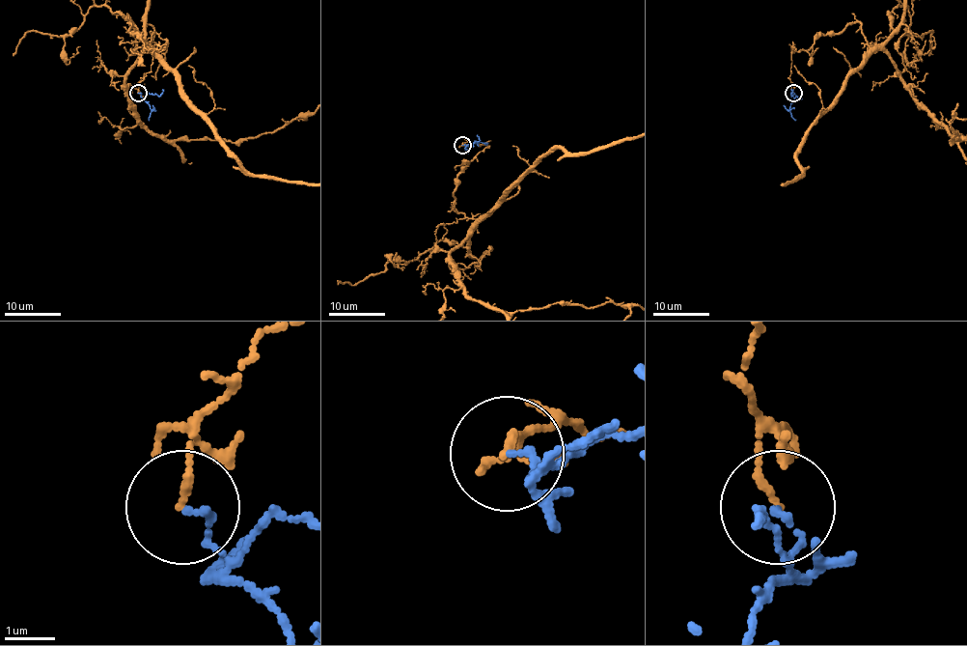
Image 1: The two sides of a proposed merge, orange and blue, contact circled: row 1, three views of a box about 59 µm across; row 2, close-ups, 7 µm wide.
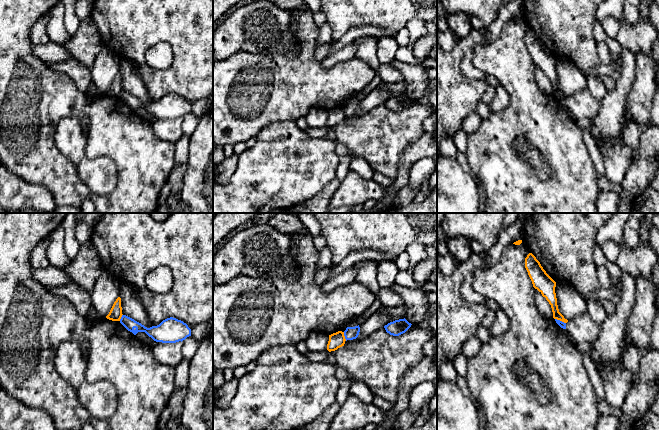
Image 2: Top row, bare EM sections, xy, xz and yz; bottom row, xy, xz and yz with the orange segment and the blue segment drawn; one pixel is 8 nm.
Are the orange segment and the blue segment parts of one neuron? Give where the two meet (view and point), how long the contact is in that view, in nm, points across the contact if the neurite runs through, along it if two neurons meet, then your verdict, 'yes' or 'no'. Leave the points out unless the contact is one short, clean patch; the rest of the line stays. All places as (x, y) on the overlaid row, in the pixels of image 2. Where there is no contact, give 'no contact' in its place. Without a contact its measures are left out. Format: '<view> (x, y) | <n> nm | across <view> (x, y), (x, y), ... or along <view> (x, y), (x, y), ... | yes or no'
xz (344, 336) | 80 nm | along xz (343, 332), (346, 340) | no

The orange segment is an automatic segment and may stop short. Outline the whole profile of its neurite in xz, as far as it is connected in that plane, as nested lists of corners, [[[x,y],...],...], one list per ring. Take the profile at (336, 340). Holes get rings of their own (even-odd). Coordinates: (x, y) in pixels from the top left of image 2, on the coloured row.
[[[338,331],[336,333],[333,333],[333,334],[329,335],[327,350],[329,352],[335,351],[338,348],[344,346],[345,341],[346,341],[346,339],[345,339],[345,336],[344,336],[344,332]]]

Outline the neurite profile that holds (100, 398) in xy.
[[[65,341],[53,354],[58,374],[76,391],[82,406],[96,418],[110,417],[117,406],[117,391],[109,381],[89,383],[86,380],[88,360],[83,356],[80,342]]]

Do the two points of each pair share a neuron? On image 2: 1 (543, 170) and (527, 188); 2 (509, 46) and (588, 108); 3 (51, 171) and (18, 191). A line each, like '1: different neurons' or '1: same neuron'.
1: different neurons
2: different neurons
3: different neurons

